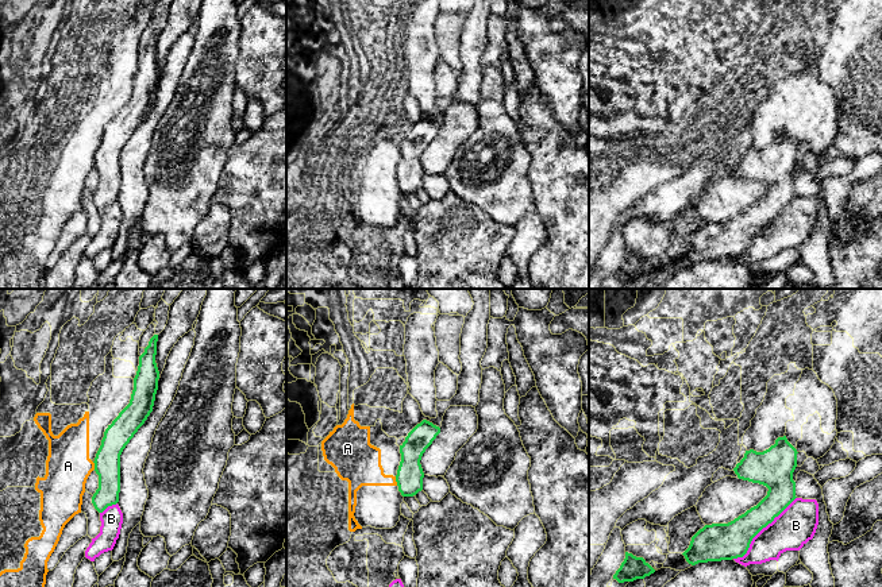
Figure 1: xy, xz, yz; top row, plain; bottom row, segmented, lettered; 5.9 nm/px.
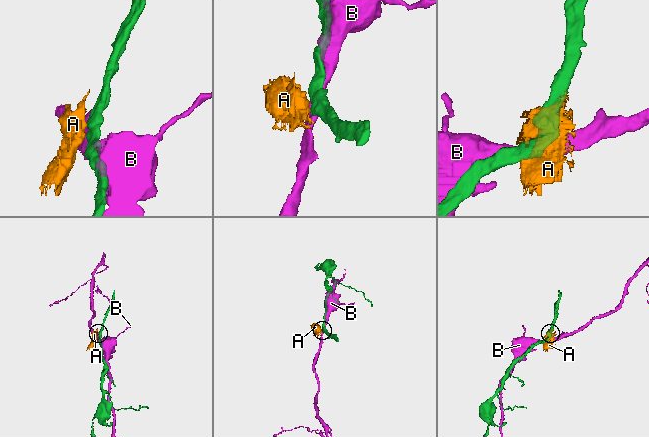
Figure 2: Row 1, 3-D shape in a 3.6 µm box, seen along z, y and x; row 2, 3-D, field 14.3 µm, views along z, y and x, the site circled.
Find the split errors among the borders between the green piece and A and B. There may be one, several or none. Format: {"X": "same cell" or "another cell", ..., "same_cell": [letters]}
{"A": "another cell", "B": "another cell", "same_cell": []}

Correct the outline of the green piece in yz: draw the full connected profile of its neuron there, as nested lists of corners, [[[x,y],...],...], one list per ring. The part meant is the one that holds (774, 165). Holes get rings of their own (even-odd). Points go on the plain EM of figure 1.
[[[786,134],[778,135],[775,142],[763,150],[746,148],[744,155],[733,166],[739,177],[763,182],[769,186],[767,193],[754,205],[728,221],[712,221],[700,227],[682,251],[692,263],[708,259],[721,259],[743,255],[752,236],[774,219],[797,194],[793,170],[797,165],[797,147]]]

